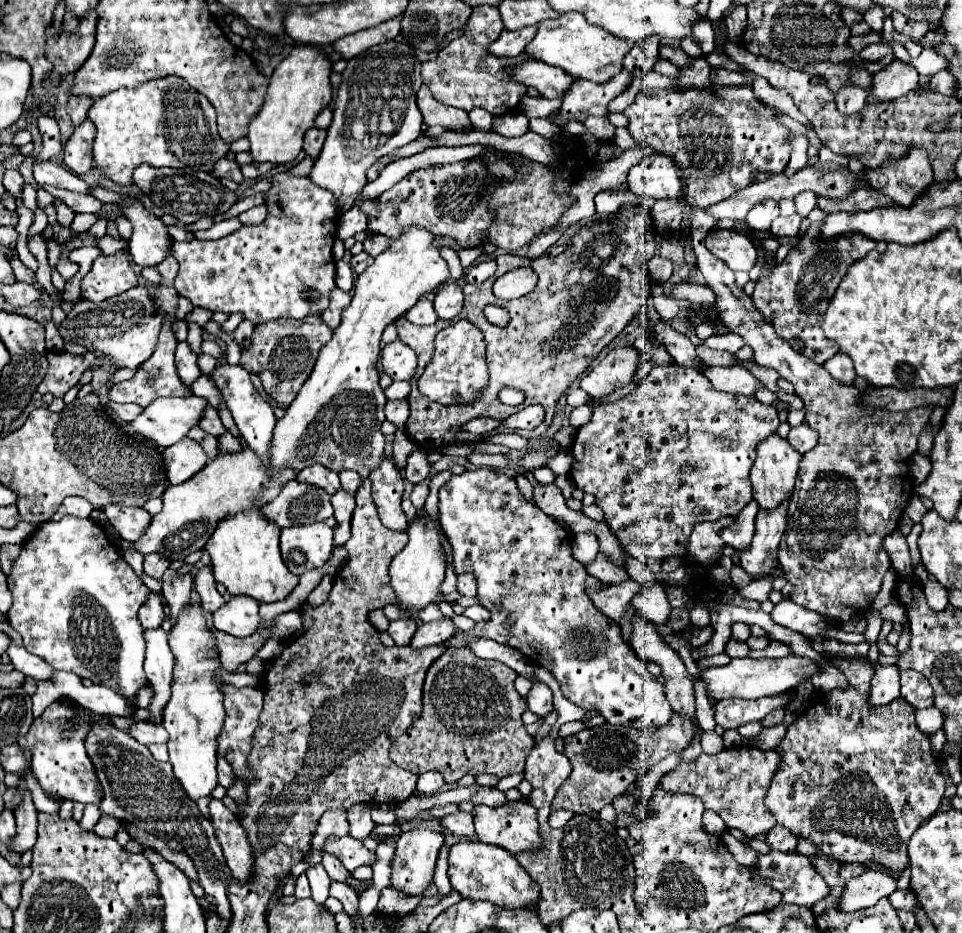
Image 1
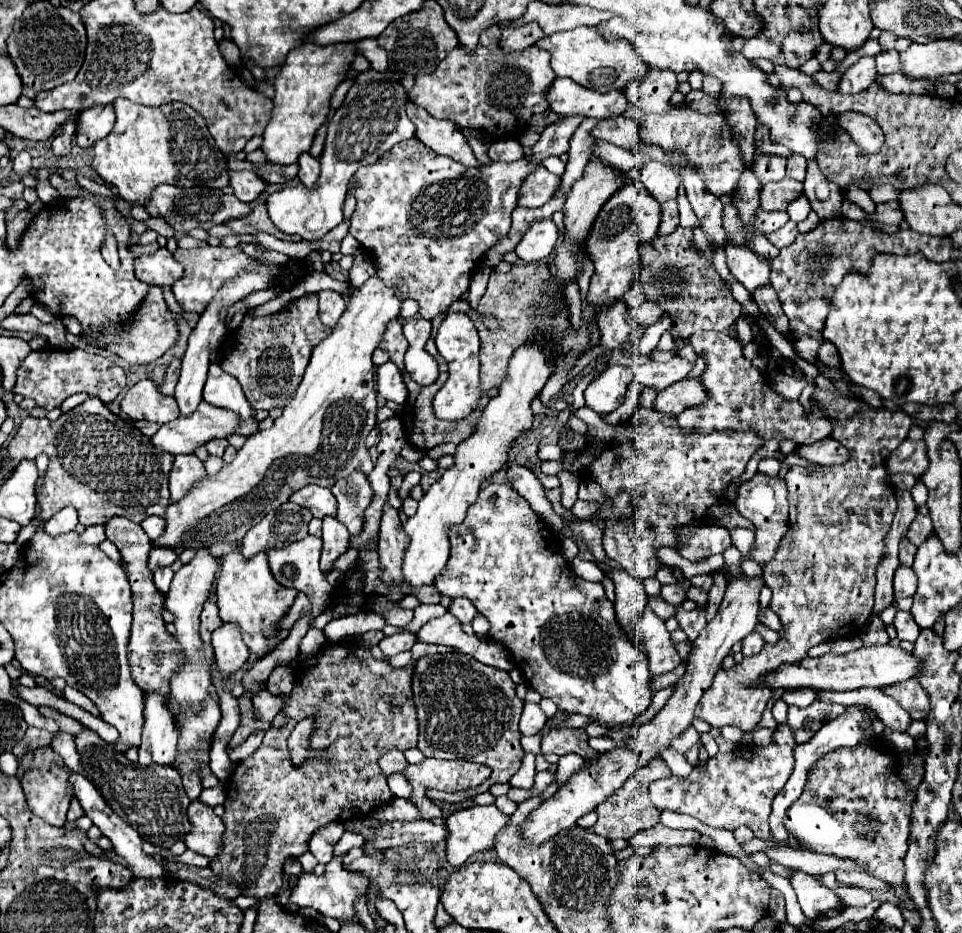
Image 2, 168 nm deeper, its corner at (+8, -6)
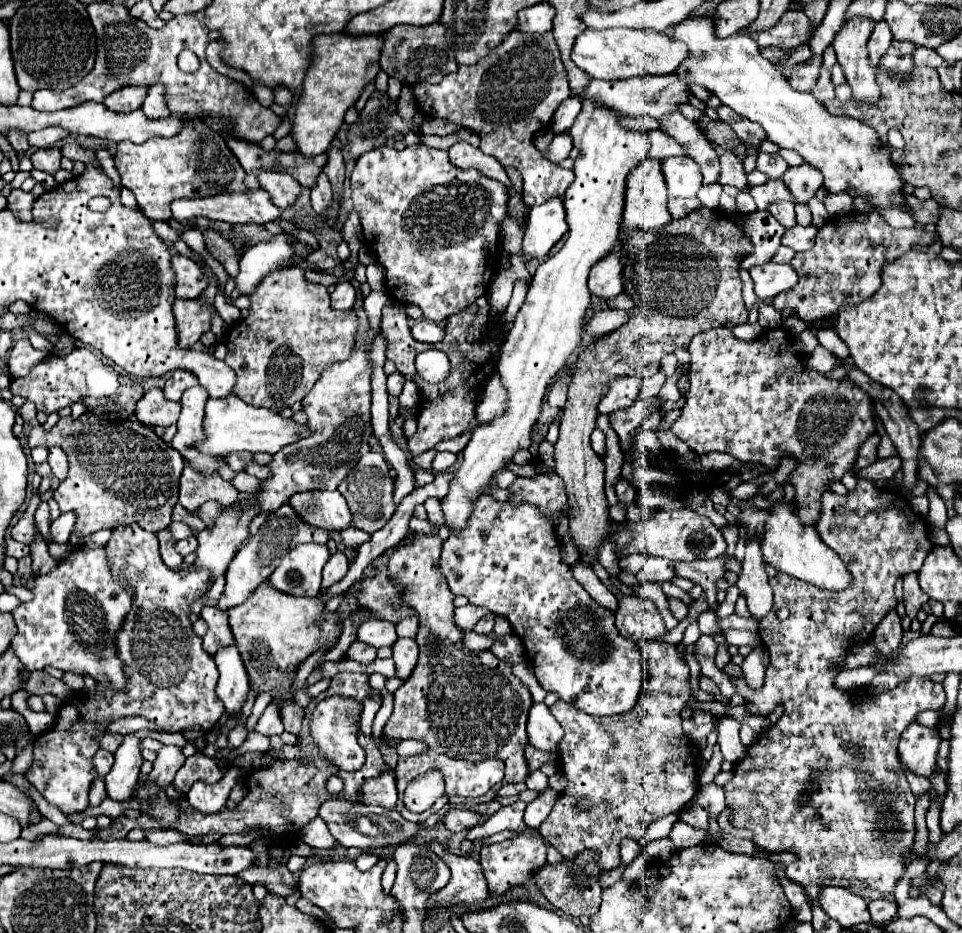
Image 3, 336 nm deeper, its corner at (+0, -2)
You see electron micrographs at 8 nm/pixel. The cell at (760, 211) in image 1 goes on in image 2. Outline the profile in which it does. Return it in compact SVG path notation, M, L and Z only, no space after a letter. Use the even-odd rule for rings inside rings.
M783 178L779 182L769 182L761 188L761 208L763 210L787 210L789 202L803 194L803 182Z

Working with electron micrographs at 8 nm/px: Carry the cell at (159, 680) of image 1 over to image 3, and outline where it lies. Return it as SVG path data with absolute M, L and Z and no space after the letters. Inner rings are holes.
M173 744L163 746L157 752L157 760L153 762L149 780L155 780L159 786L167 786L175 778L175 772L183 766L183 762L185 762L185 756L179 746L173 746Z

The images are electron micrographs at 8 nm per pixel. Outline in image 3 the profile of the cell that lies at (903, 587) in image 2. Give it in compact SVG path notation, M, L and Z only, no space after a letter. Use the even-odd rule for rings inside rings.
M909 572L909 574L905 576L903 588L905 588L905 612L907 612L909 618L915 618L917 612L921 610L921 606L923 606L929 598L921 592L915 572Z

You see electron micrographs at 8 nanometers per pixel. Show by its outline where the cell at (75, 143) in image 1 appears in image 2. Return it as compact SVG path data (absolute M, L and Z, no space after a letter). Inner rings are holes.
M113 104L91 106L89 110L83 110L77 124L77 144L81 148L89 148L99 138L105 138L113 130L113 124L115 124Z

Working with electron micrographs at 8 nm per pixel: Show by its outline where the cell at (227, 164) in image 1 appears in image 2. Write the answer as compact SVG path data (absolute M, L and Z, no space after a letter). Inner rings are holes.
M249 170L229 172L229 176L231 176L231 186L235 190L235 196L241 202L255 202L267 186L265 180L261 180L255 172L249 172Z

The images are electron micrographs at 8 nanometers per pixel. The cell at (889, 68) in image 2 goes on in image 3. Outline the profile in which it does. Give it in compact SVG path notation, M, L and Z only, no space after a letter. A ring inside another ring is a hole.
M917 46L915 52L913 52L913 66L931 66L931 68L937 68L945 64L943 58L931 50L931 48L925 48L925 46Z

